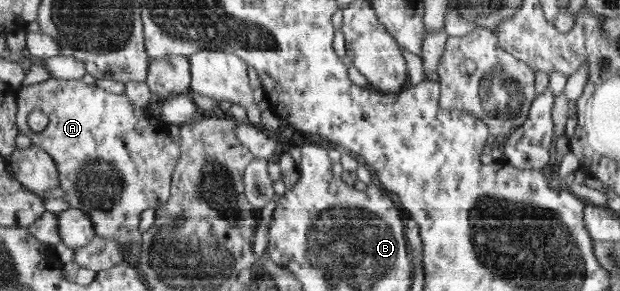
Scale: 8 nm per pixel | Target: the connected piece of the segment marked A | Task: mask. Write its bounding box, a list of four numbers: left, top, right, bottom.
[18,78,181,269]

